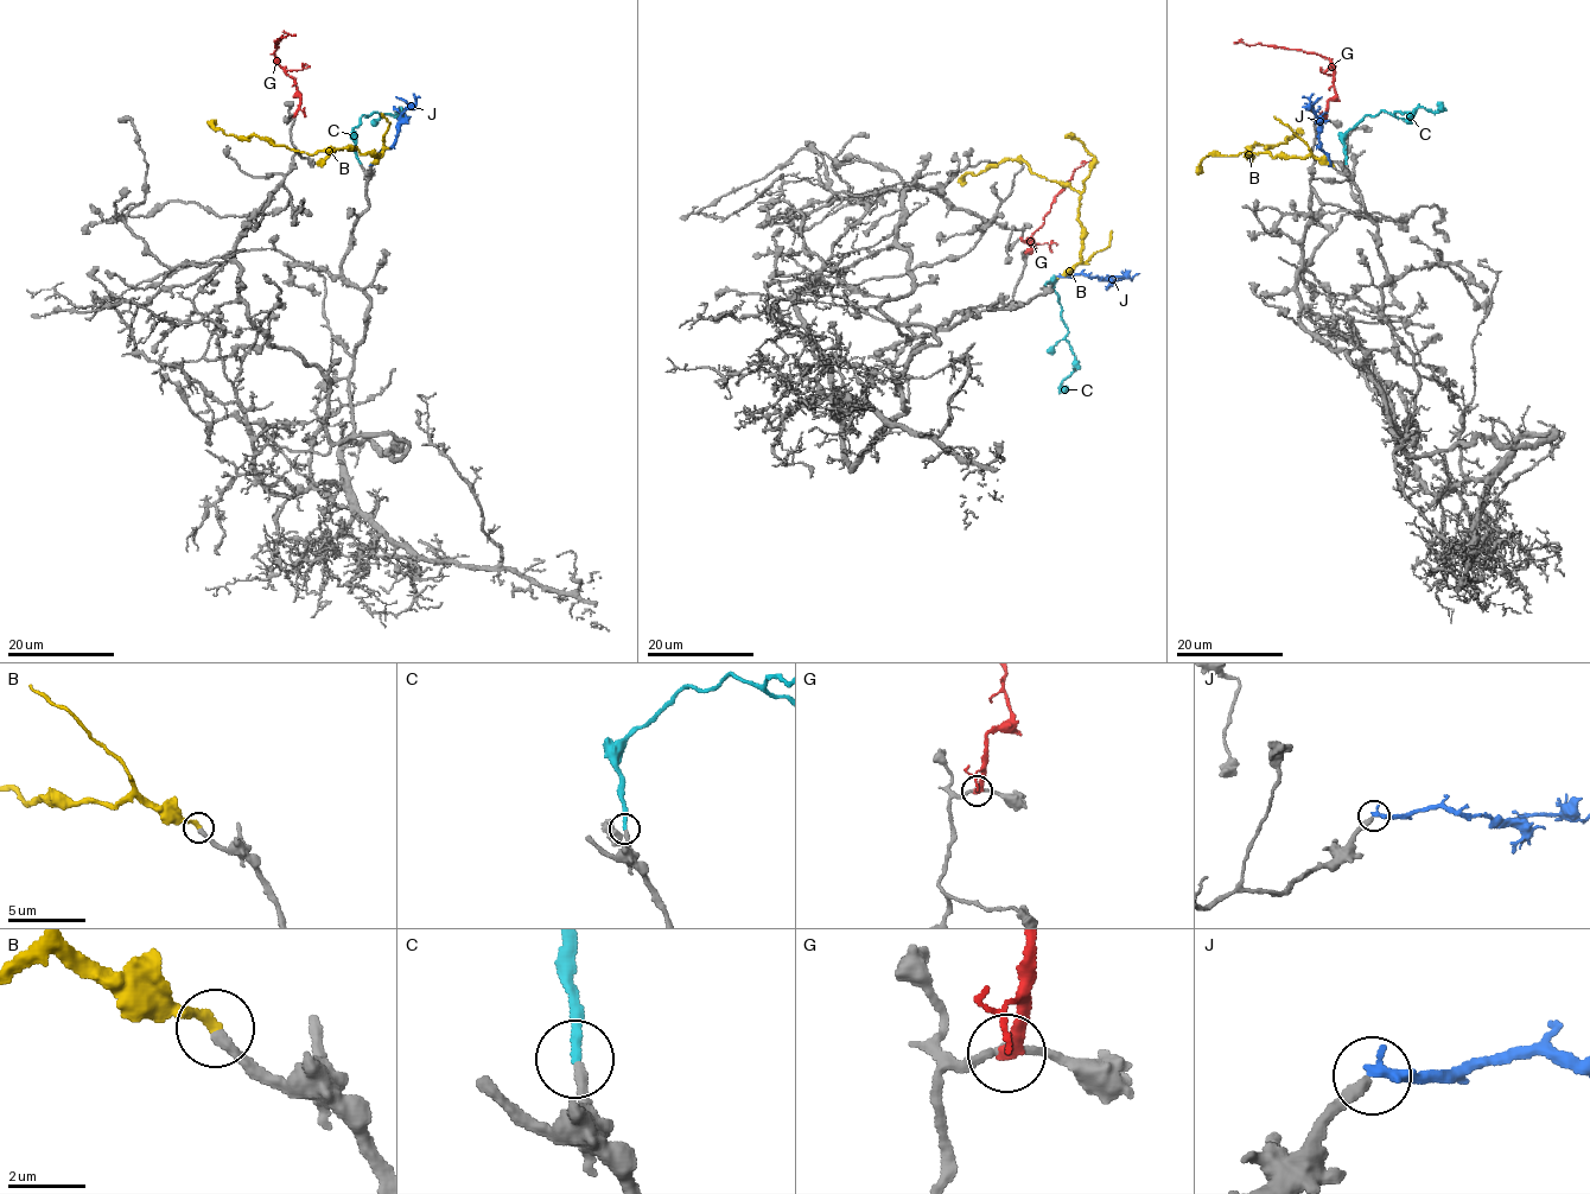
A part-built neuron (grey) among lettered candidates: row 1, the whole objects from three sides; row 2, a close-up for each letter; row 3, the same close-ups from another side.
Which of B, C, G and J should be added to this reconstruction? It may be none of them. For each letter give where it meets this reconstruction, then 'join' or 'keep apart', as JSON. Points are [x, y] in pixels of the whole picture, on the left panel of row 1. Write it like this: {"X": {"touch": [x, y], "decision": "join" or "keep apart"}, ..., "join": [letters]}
{"B": {"touch": [370, 165], "decision": "join"}, "C": {"touch": [360, 163], "decision": "join"}, "G": {"touch": [293, 116], "decision": "keep apart"}, "J": {"touch": [371, 165], "decision": "keep apart"}, "join": ["B", "C"]}

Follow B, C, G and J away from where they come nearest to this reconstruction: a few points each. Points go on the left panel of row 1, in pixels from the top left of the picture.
B: (370, 165), (382, 154), (344, 148), (307, 154), (248, 135), (227, 135), (207, 121)
C: (360, 163), (353, 128), (362, 115), (377, 113), (402, 116), (400, 112), (396, 115), (401, 107)
G: (293, 116), (299, 99), (298, 88), (278, 63), (274, 42), (296, 35)
J: (370, 165), (393, 144), (399, 118), (408, 106), (395, 96)

